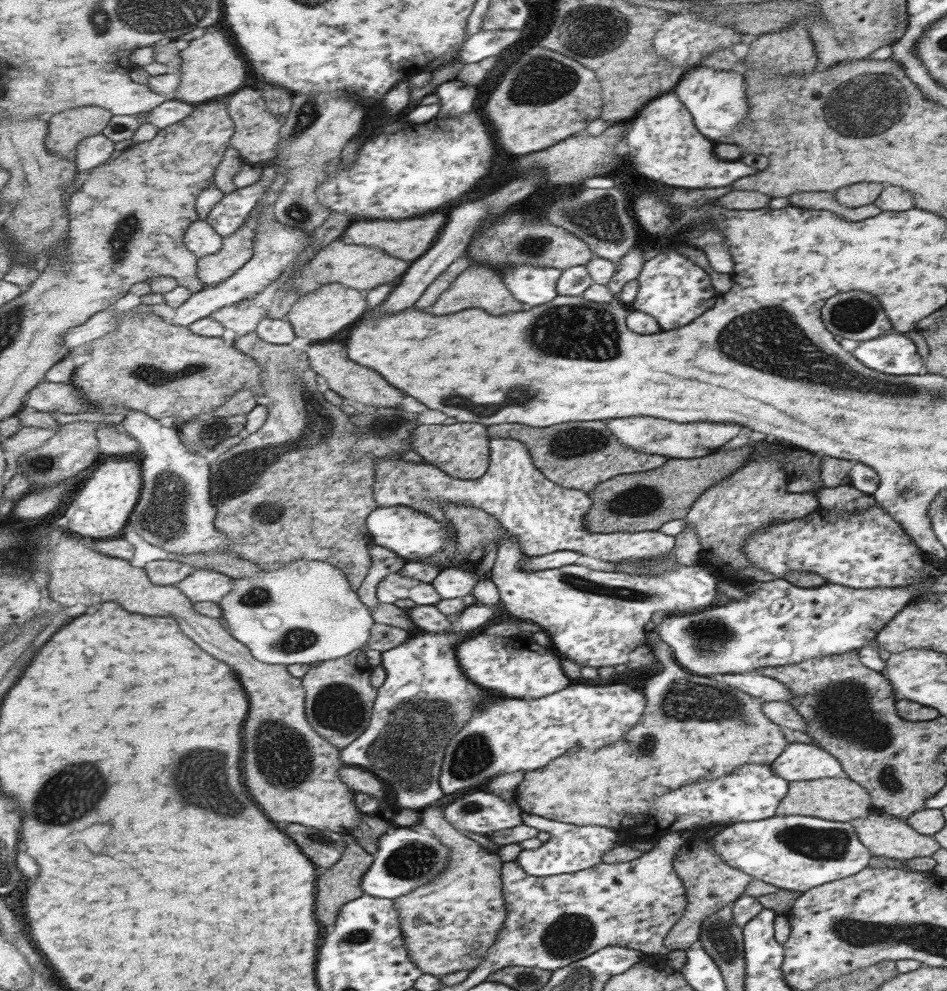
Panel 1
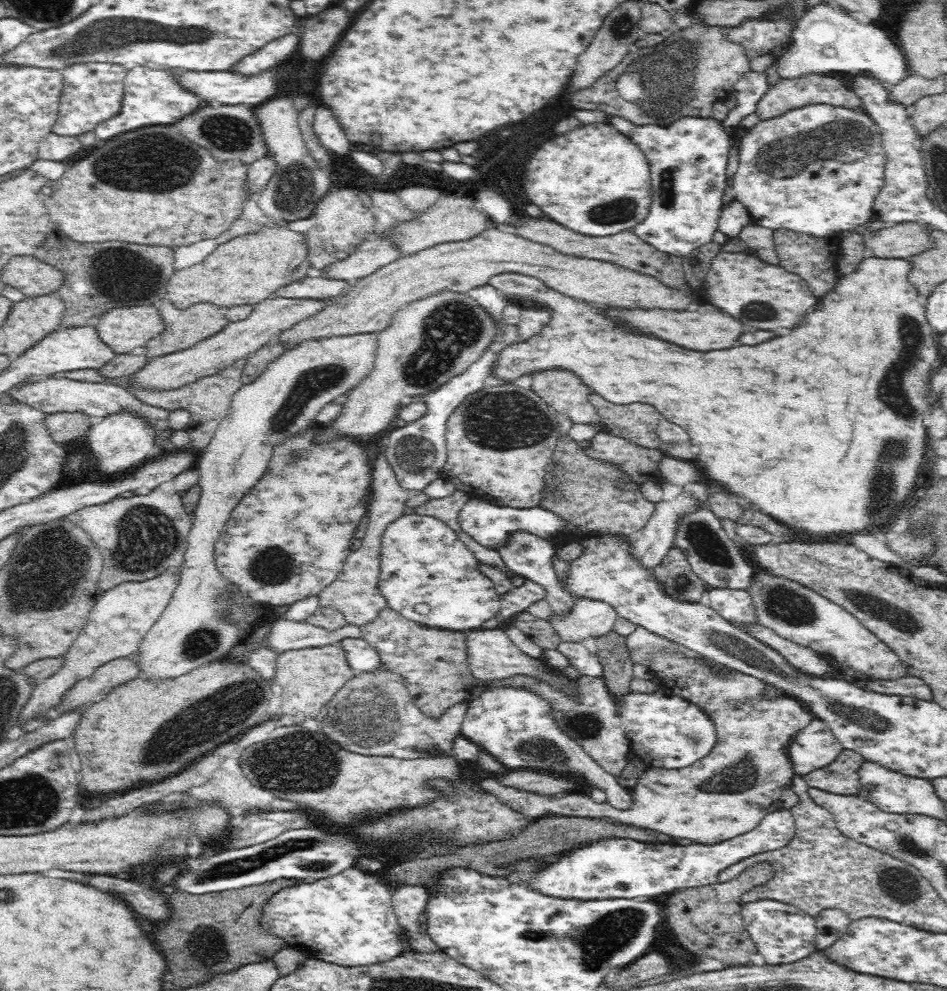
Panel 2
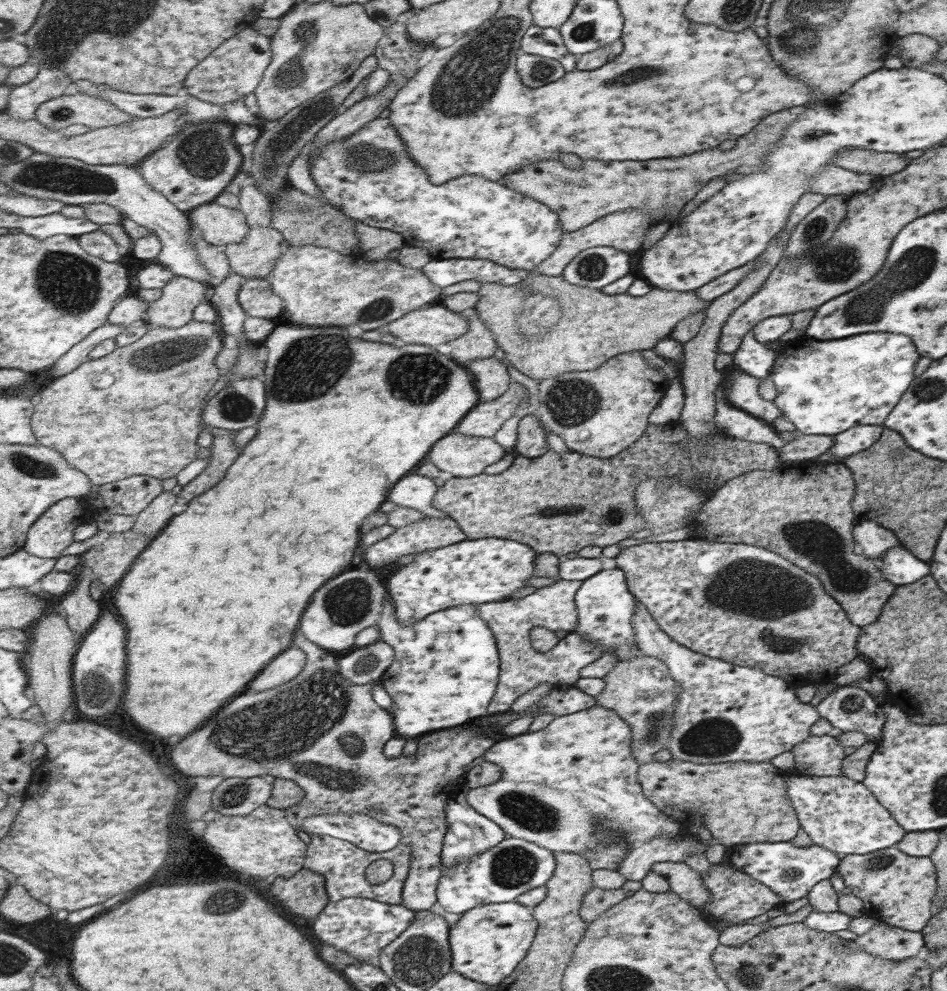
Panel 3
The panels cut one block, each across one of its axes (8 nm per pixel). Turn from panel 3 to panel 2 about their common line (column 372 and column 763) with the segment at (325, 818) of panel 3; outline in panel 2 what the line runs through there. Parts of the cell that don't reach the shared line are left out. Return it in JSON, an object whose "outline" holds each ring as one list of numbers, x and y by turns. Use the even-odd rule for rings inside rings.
{"outline":[[778,808,766,814,763,820,746,834,740,834,730,839,724,839,718,844,702,845,690,844,688,846,678,845,676,842,638,842,629,838,606,839,594,841,593,844,582,845,566,856,560,858,556,864,537,868,536,863,542,858,534,860,522,860,514,864,512,879,528,886,534,891,550,895,554,898,563,899,610,899,610,898,635,898,639,900,654,900,654,896,660,894,672,894,682,889,702,888,706,885,716,885,719,882,721,870,738,862,740,859,748,858,750,855,777,850,786,846,796,834,795,821,788,809]]}

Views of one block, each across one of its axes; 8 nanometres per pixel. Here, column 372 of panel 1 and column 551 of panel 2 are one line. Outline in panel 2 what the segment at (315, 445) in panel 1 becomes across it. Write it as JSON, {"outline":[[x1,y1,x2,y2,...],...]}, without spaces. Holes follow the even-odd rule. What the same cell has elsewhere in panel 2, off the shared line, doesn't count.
{"outline":[[568,435,559,436,543,479,543,486,550,488,551,493,545,491,539,500,540,507,554,513,559,520,564,519,563,527,547,536,550,537,550,545,554,546,551,566,559,582,565,584,568,581,572,568,572,562,561,556,562,546,570,545,570,542,586,542,585,538,588,537,605,539,609,534,618,533,628,536,646,526,655,507,639,489,624,489,620,486,630,482,630,475,620,463,602,462,586,453,583,444]]}

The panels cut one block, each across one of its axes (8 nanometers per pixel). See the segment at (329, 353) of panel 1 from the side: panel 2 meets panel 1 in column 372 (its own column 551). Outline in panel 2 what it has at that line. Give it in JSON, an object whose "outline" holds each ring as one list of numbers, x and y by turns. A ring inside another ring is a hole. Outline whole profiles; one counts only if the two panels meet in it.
{"outline":[[548,370,536,374,532,390,554,410,565,414,574,423,601,424,590,404,588,386,568,370]]}

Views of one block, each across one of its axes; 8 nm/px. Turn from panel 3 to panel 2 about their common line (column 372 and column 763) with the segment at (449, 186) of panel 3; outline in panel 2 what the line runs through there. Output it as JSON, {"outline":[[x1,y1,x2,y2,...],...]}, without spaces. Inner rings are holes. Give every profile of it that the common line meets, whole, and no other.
{"outline":[[815,103,811,106,790,110,789,113,782,113,780,117,768,121,760,120,754,128,747,132,744,138,742,137,739,144,739,166,733,176,734,196,736,196,736,201,742,203,748,209,752,216,751,222,754,225,763,226,772,231,785,228,808,236,824,238,832,233,851,231,852,228,866,224,871,218,875,217,874,202,885,183,885,162,885,152,884,147,881,145,879,130,876,129,875,122,862,107,856,110,849,107]]}

